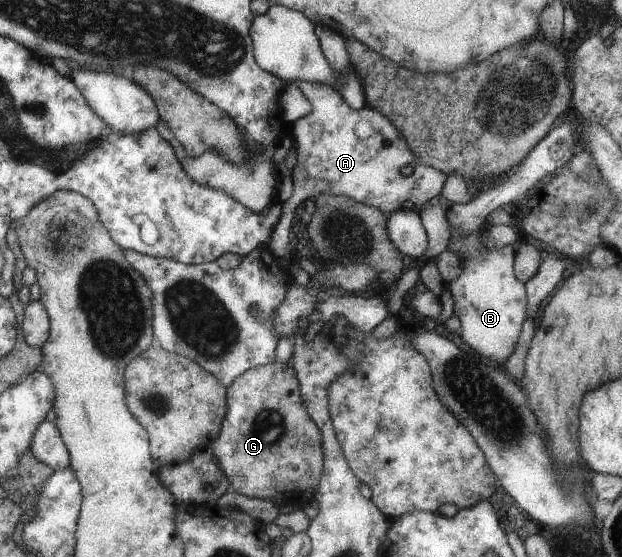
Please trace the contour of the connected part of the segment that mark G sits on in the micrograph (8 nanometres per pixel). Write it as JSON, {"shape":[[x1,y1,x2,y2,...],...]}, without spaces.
{"shape":[[269,363,260,365,259,367,251,367,247,371,243,371,232,383,229,383,227,388,227,414,224,416,220,424,219,434,213,440,213,444,209,446,213,456,216,457,217,464,223,469,225,476,228,477,229,484,233,487,233,493,237,493,249,498,265,499,277,504,285,506,292,503,299,508,308,504,313,498,317,490,320,476,322,473,323,456,321,450,321,434,319,428,315,426,312,417,308,415,306,408,303,408,301,402,302,396,299,396,299,381,296,377,296,371,287,363]]}

